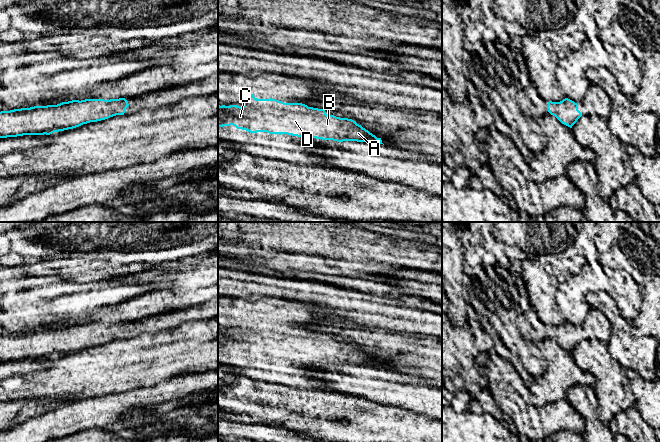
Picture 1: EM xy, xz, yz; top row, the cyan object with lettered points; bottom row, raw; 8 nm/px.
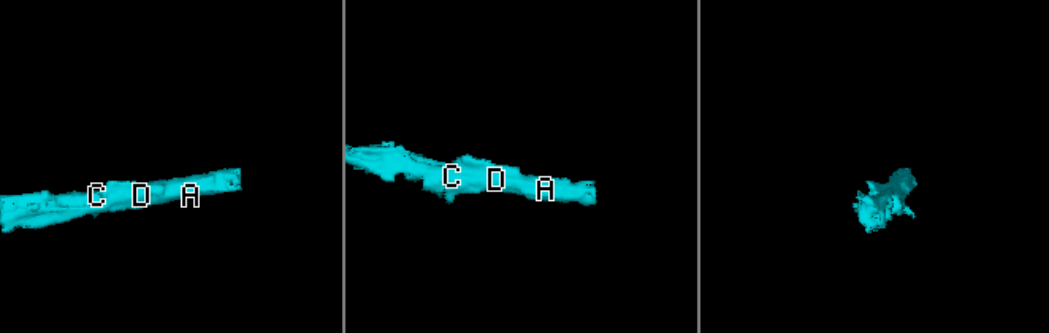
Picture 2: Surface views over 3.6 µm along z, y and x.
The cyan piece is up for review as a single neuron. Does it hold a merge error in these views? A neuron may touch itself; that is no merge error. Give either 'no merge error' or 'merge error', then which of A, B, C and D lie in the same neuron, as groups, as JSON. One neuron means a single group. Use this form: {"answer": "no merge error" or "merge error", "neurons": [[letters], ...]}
{"answer": "no merge error", "neurons": [["A", "B", "C", "D"]]}

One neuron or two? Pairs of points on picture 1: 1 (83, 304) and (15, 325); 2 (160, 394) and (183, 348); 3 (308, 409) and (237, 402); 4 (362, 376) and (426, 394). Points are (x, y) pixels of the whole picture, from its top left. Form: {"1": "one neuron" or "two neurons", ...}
{"1": "one neuron", "2": "two neurons", "3": "one neuron", "4": "one neuron"}

